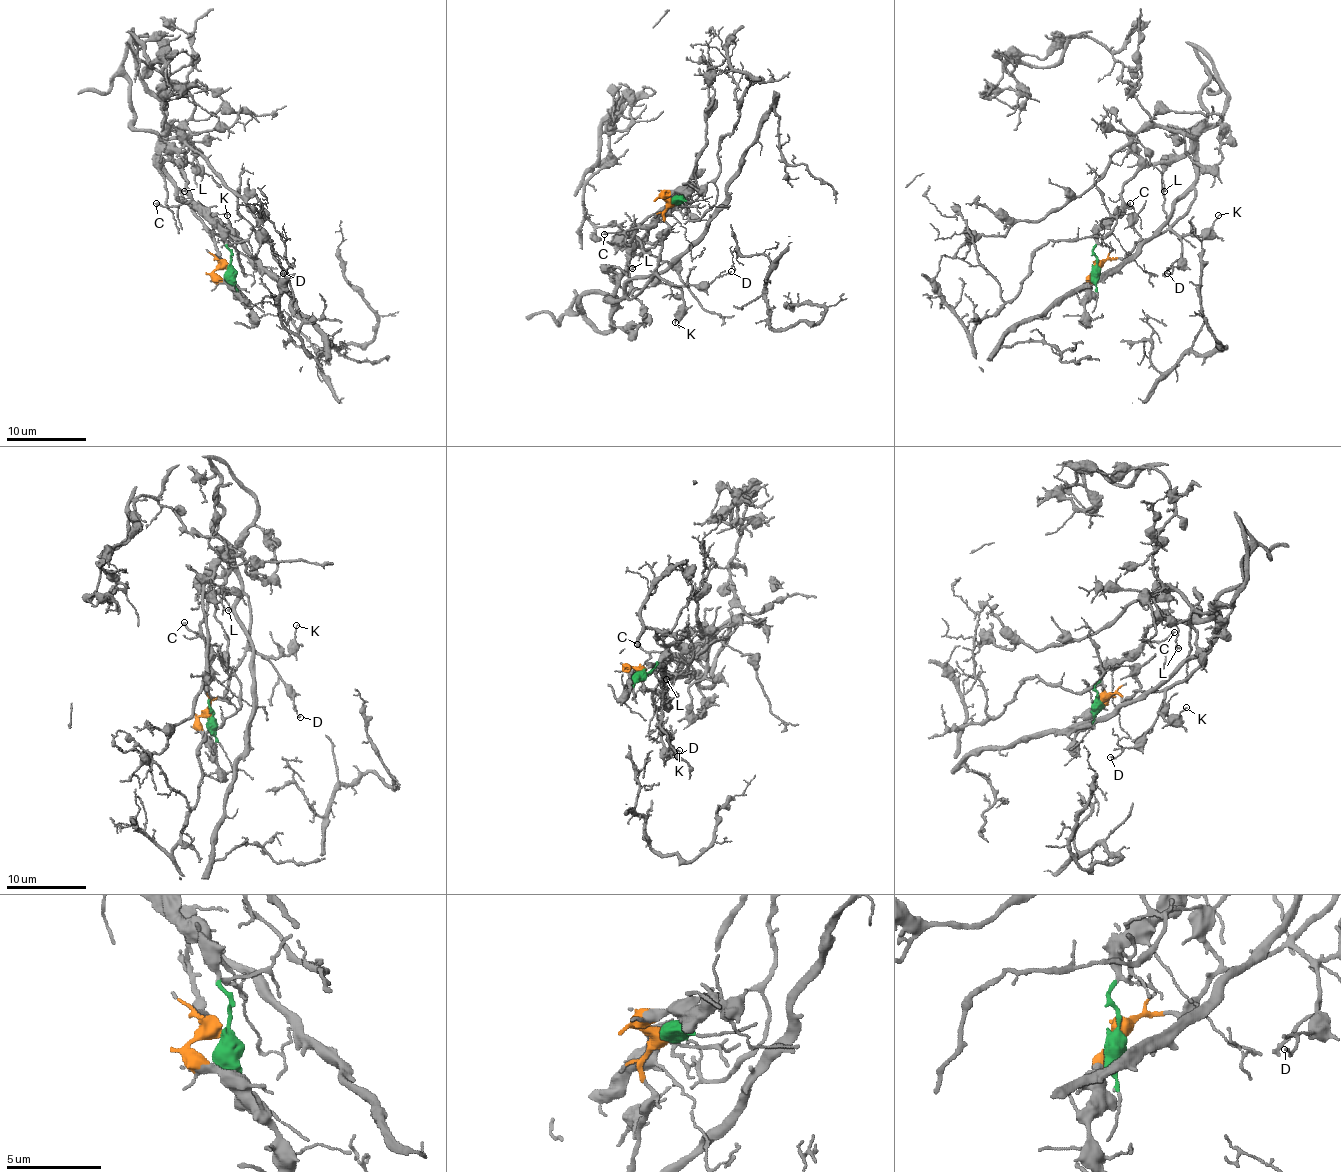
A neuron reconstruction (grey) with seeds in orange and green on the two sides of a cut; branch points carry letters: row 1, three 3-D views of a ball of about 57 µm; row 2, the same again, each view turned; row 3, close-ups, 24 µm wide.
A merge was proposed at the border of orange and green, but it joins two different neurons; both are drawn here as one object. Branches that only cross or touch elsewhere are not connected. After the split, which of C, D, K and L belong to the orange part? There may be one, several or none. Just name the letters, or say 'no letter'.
D, K

